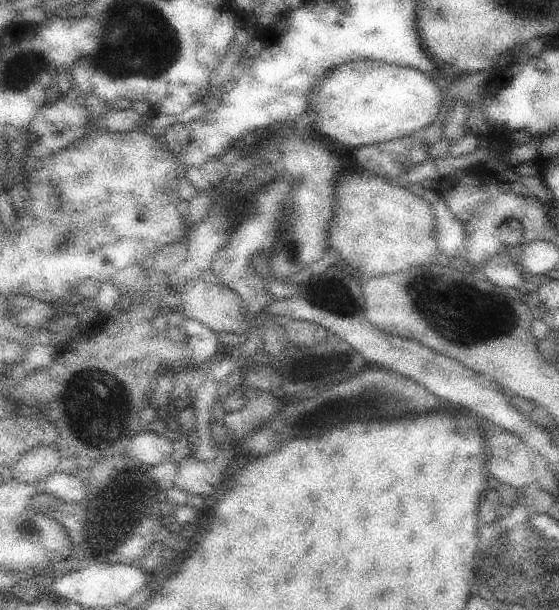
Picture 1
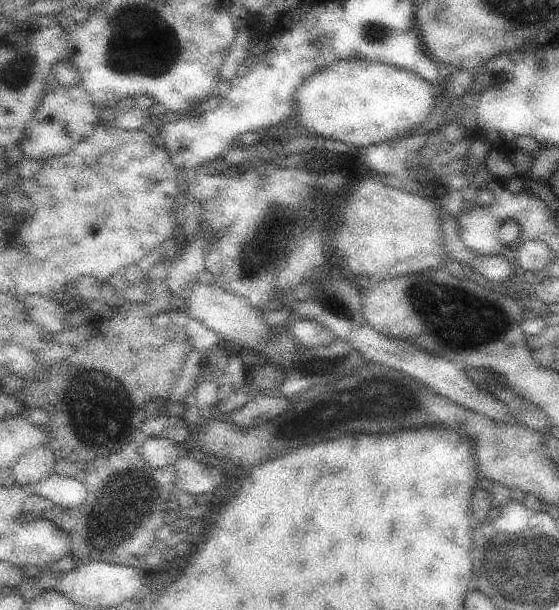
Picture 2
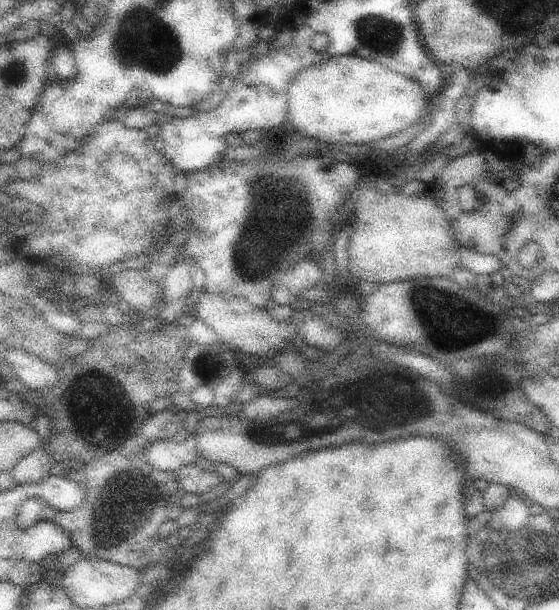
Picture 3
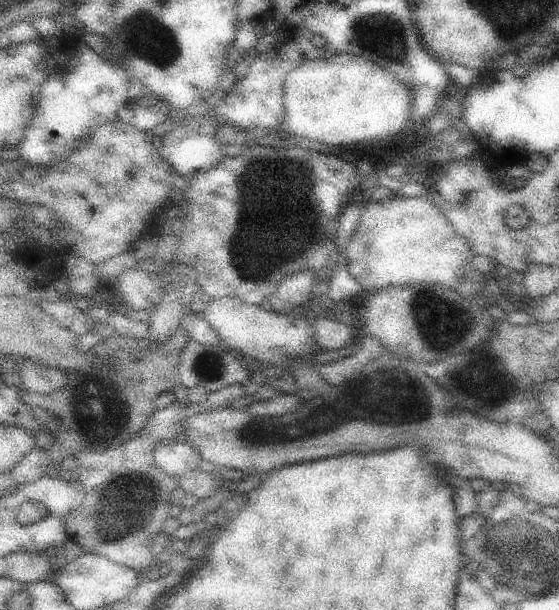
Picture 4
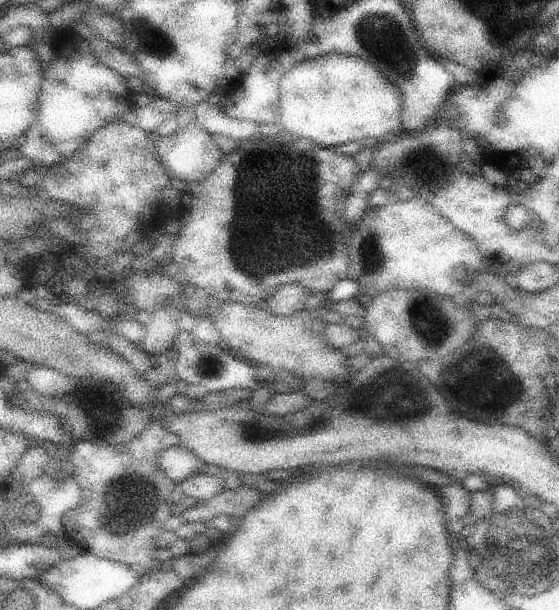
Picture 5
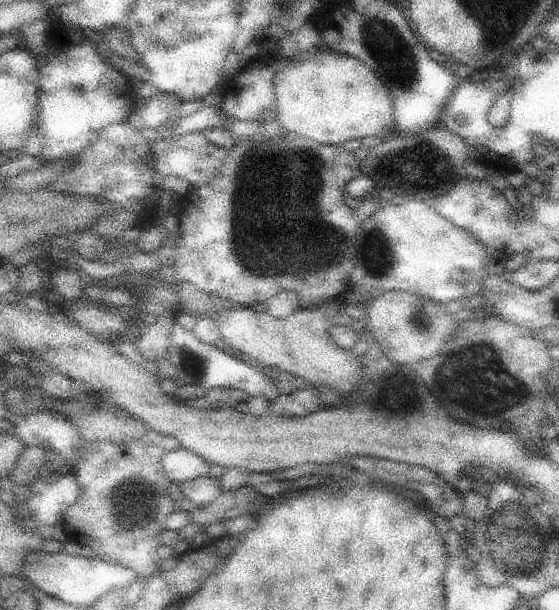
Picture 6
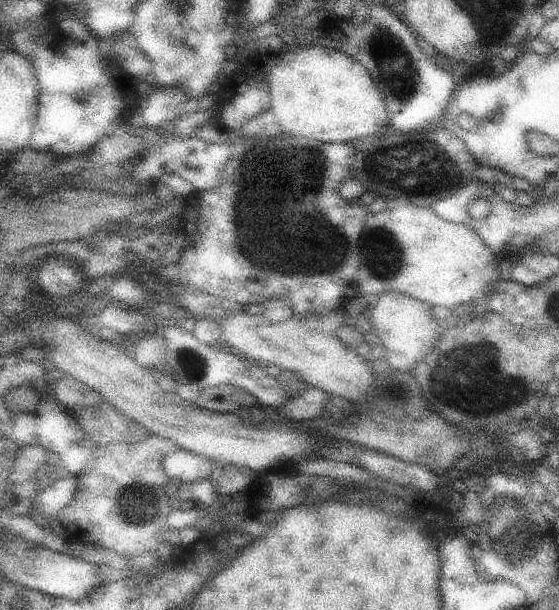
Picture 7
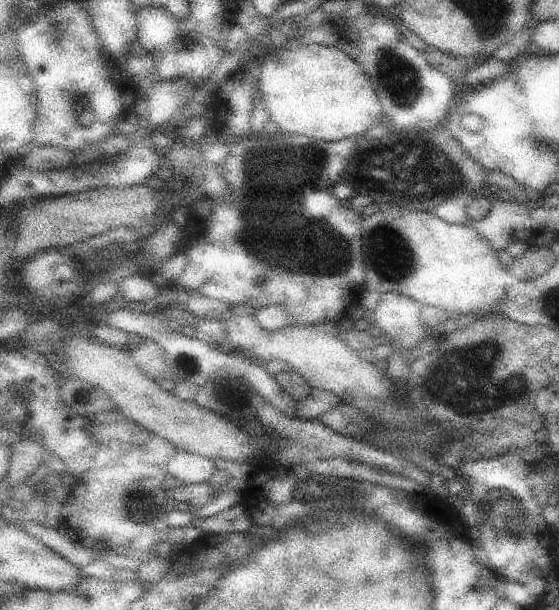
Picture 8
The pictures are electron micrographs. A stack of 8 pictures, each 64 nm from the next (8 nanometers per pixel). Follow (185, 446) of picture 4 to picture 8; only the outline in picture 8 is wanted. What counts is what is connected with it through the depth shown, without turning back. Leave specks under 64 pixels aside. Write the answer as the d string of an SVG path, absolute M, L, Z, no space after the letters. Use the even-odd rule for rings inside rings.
M176 449L167 462L167 472L176 476L180 485L208 483L216 469L214 459L182 449Z

